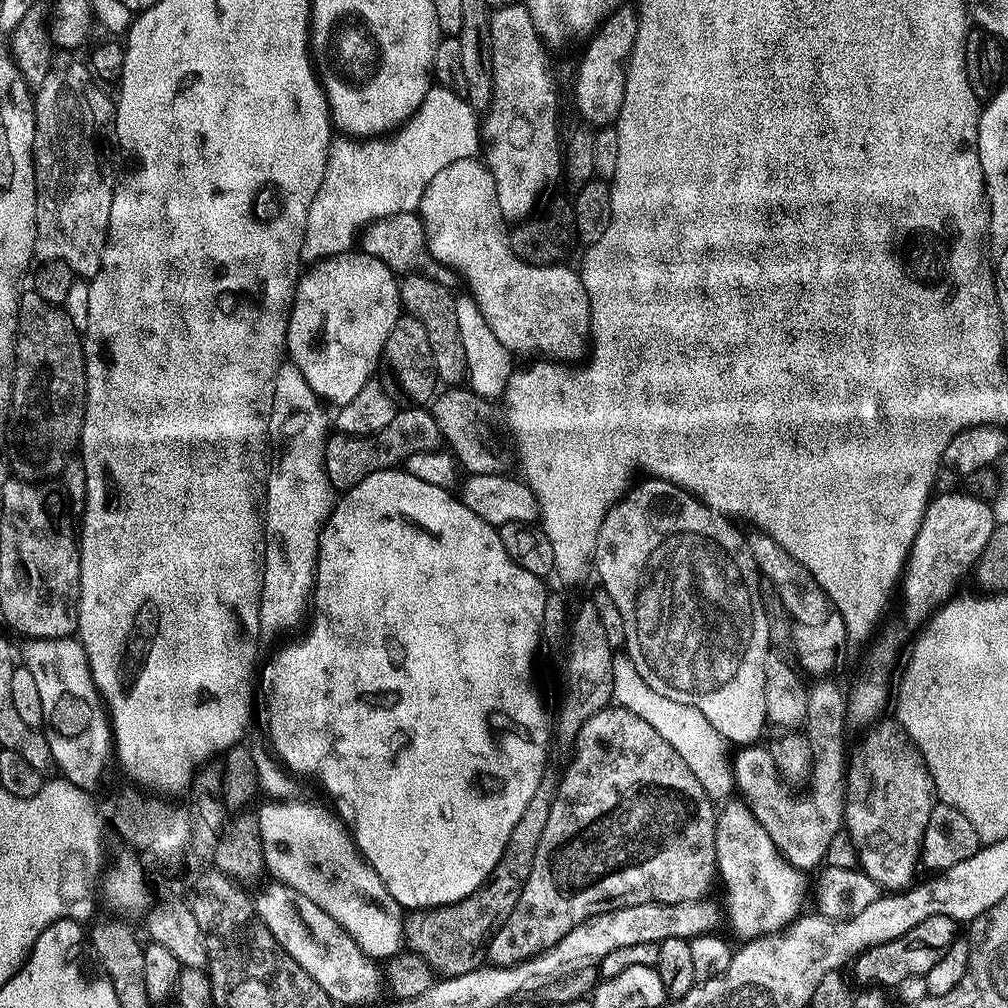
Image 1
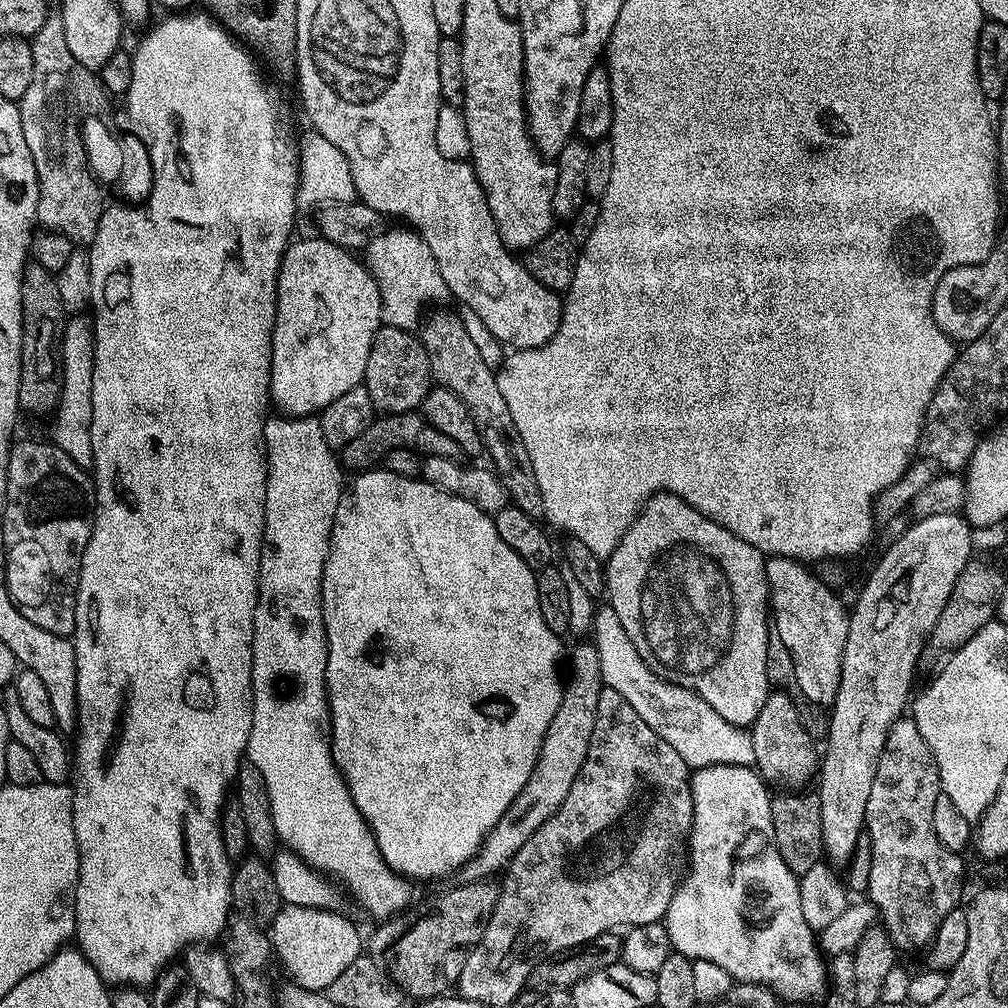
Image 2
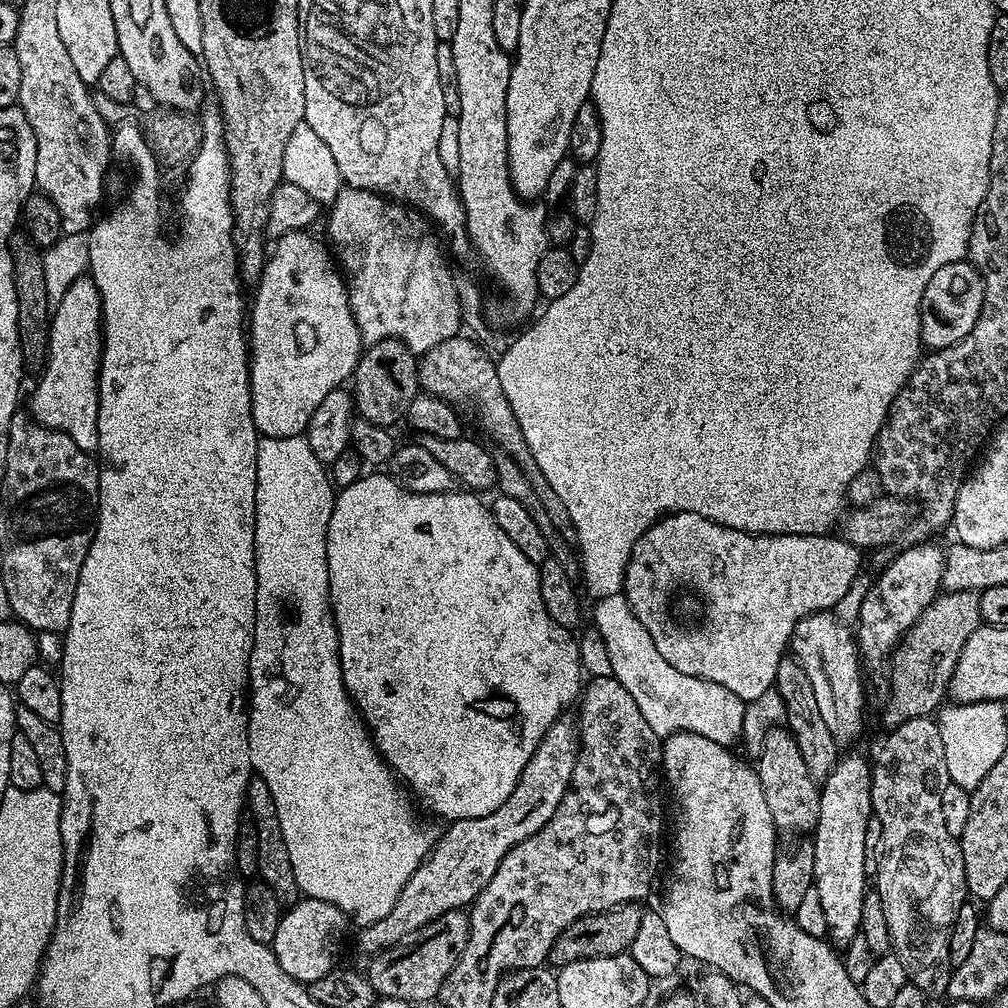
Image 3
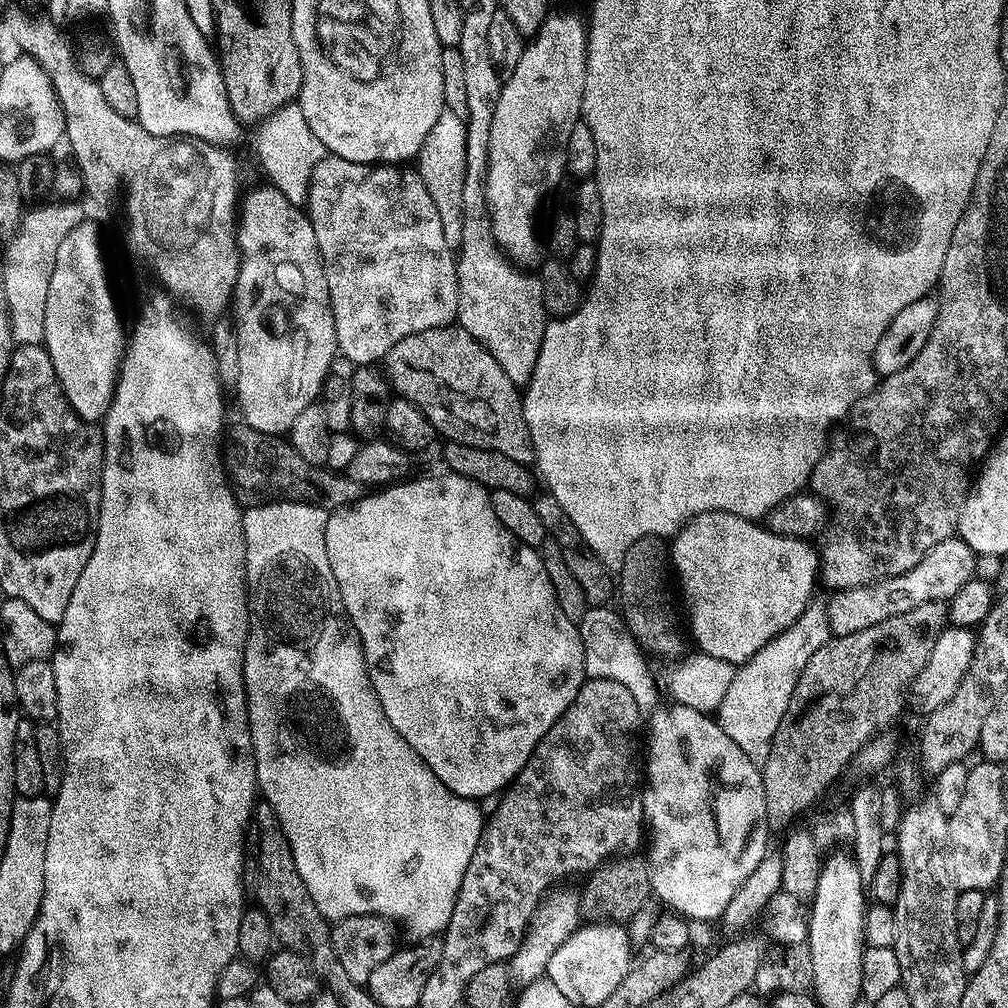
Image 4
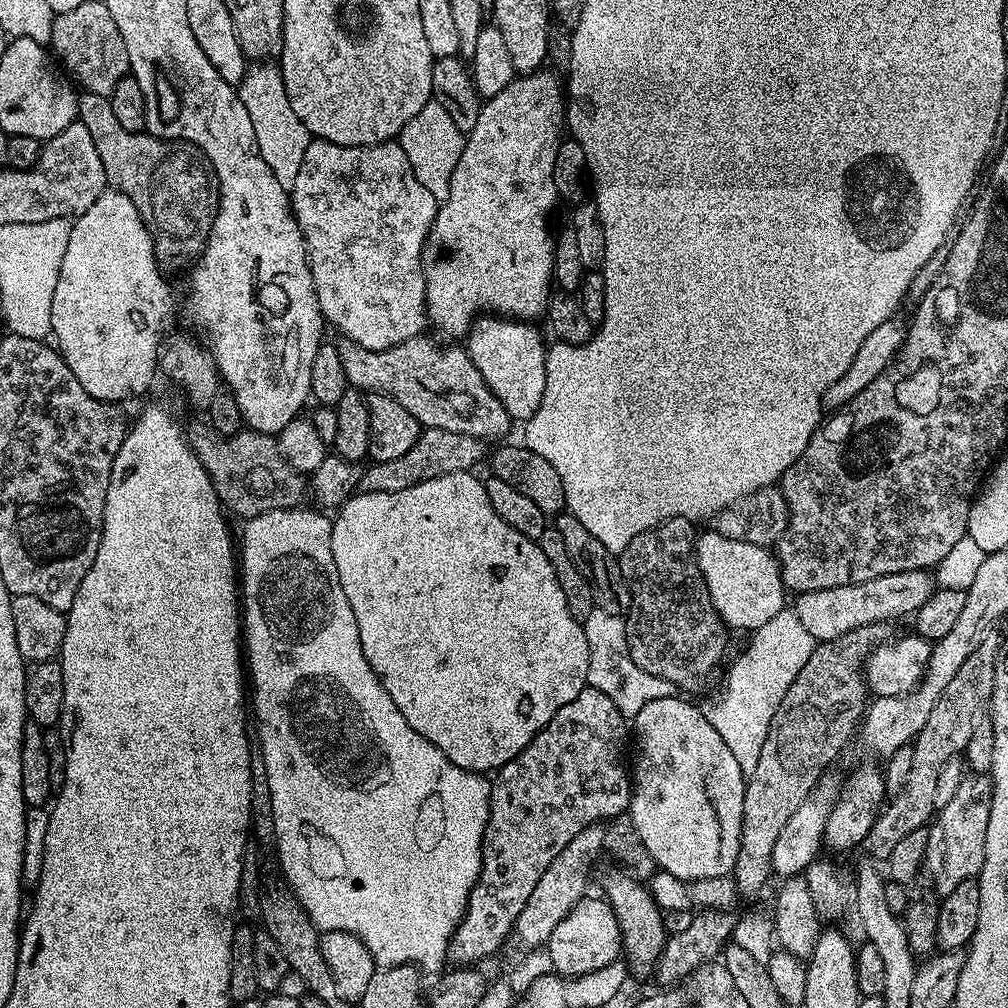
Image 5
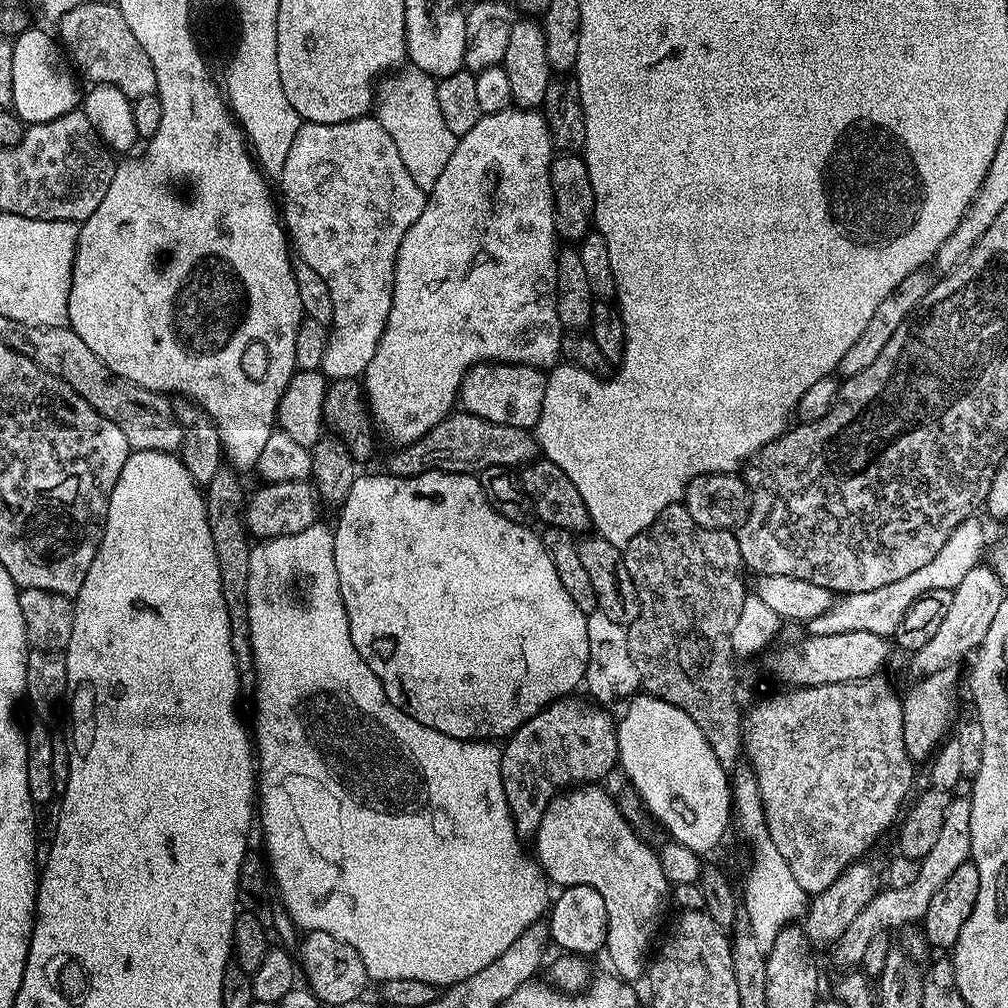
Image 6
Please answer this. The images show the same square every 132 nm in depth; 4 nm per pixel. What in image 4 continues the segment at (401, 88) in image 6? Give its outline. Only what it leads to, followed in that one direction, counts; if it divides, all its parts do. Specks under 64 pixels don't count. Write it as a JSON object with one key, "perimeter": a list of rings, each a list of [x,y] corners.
{"perimeter":[[[445,111],[438,118],[438,122],[434,122],[434,126],[430,132],[426,134],[426,142],[422,146],[418,157],[418,171],[422,182],[426,186],[426,190],[430,190],[430,198],[434,198],[434,206],[438,206],[441,211],[442,230],[446,234],[446,242],[451,245],[457,243],[460,231],[462,230],[462,222],[464,221],[463,211],[448,212],[448,208],[459,209],[462,205],[462,186],[466,186],[466,120],[465,117]]]}

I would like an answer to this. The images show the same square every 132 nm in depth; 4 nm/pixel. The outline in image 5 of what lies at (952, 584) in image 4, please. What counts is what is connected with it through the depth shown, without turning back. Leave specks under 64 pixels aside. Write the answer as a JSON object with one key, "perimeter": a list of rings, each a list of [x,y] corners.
{"perimeter":[[[910,570],[898,574],[886,574],[870,578],[866,582],[830,586],[830,590],[810,590],[795,597],[795,614],[816,642],[837,640],[842,634],[850,634],[858,626],[893,622],[899,616],[911,617],[932,597],[934,580],[927,571]]]}

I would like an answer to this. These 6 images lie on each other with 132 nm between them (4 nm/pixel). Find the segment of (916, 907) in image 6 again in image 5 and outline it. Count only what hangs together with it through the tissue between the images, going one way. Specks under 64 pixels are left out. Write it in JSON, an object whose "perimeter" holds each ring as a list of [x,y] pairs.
{"perimeter":[[[969,771],[962,778],[962,786],[954,798],[946,802],[935,813],[928,828],[928,841],[924,855],[926,876],[936,887],[935,895],[944,897],[958,886],[958,882],[975,880],[980,875],[986,858],[986,826],[990,823],[990,802],[992,801],[991,775]]]}

